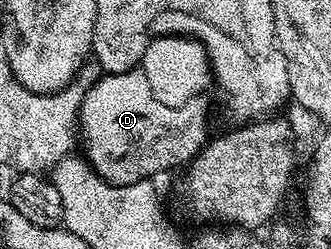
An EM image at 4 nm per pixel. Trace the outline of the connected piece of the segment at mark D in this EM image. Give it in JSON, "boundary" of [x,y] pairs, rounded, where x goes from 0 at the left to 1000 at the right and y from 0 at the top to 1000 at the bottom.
{"boundary":[[[426,269],[399,273],[390,289],[299,301],[260,361],[236,458],[233,542],[242,550],[242,594],[260,606],[260,655],[281,675],[290,703],[338,739],[453,723],[471,711],[465,703],[474,691],[502,691],[511,675],[547,679],[571,663],[628,574],[622,510],[634,498],[634,418],[622,402],[625,390],[607,382],[523,434],[471,410]]]}

